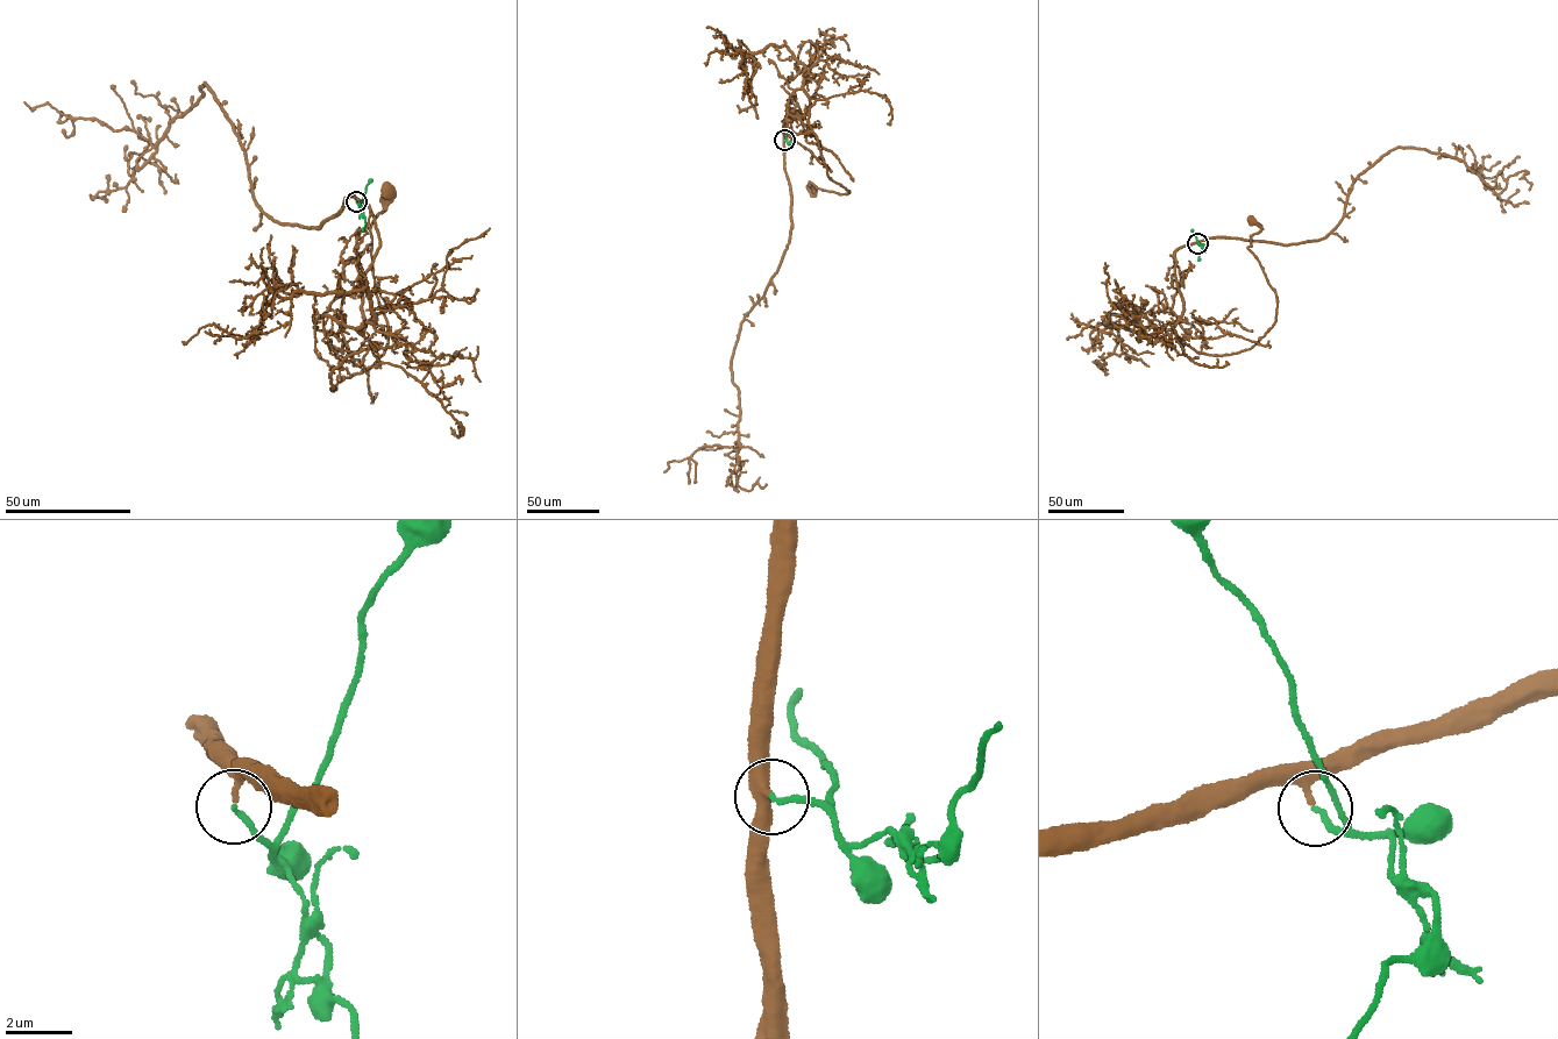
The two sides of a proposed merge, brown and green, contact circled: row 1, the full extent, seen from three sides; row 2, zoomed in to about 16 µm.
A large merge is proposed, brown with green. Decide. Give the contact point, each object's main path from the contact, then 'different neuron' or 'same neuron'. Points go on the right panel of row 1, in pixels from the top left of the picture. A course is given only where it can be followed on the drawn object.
(1197, 243) | brown via (1197, 243), (1174, 255), (1172, 329), (1200, 353), (1249, 349), (1277, 307), (1247, 248), (1251, 221) | green via (1197, 244), (1202, 249), (1199, 261) | same neuron

